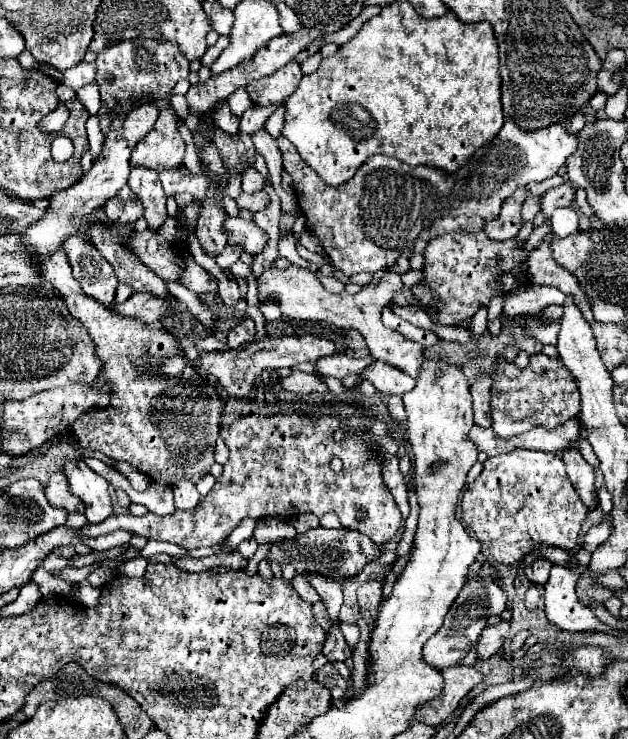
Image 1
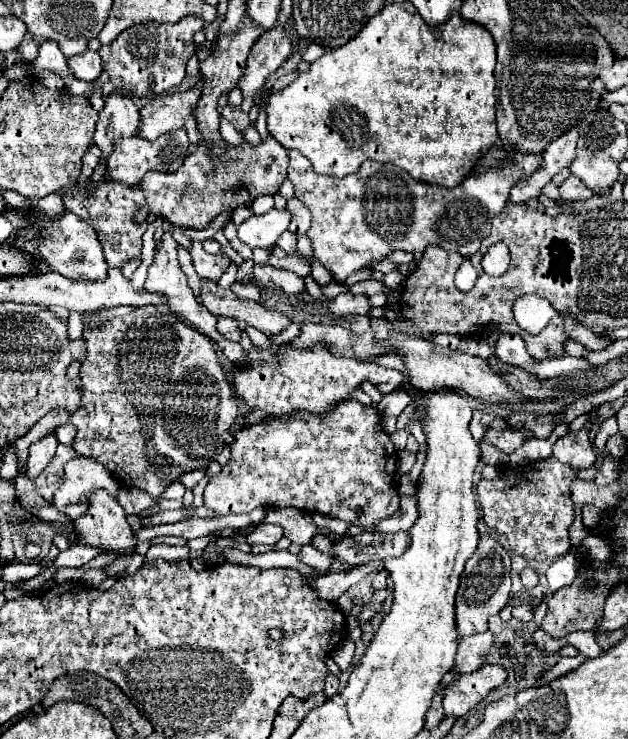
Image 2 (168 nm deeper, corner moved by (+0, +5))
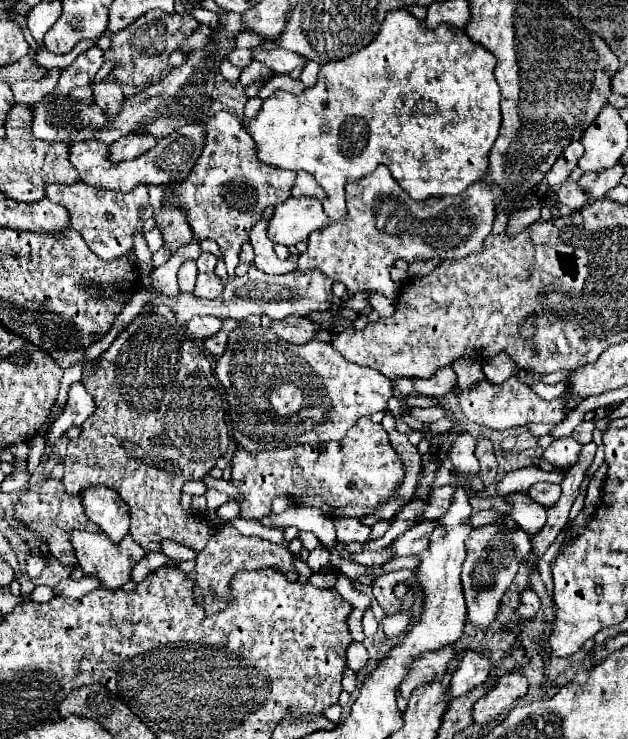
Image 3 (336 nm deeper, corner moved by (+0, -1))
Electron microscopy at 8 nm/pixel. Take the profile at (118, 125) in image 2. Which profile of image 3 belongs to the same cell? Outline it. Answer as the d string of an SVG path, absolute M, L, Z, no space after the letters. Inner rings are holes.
M102 81L94 87L94 99L96 105L104 111L104 115L108 119L114 119L120 111L122 111L122 87L118 83L110 83L110 81Z

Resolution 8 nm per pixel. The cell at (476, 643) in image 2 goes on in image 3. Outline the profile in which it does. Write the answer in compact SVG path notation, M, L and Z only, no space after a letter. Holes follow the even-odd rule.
M447 645L436 653L424 653L422 657L418 657L410 665L408 675L400 685L402 697L410 699L414 689L418 689L426 683L432 683L436 679L442 679L442 675L446 673L446 665L456 658L457 654L458 651L452 645Z

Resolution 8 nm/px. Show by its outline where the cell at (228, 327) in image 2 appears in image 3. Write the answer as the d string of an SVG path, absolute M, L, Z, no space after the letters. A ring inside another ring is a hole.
M218 331L216 335L212 335L212 337L208 337L208 339L204 341L204 347L206 347L214 357L218 357L218 355L222 355L222 351L226 351L226 343L228 343L228 331Z

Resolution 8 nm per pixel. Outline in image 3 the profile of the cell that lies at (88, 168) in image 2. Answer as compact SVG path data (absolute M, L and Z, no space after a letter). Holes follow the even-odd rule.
M184 125L178 131L162 137L158 145L138 159L114 163L110 161L110 147L102 141L90 139L90 143L72 143L70 145L70 163L78 171L80 179L86 185L102 187L102 189L116 189L116 191L132 191L136 185L170 185L180 183L192 171L200 151L204 145L204 125Z

